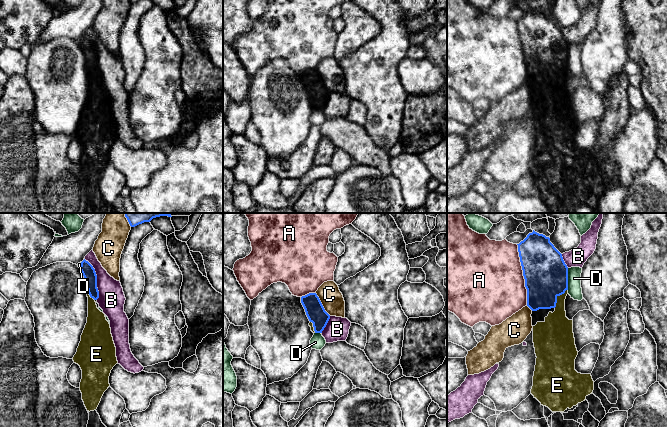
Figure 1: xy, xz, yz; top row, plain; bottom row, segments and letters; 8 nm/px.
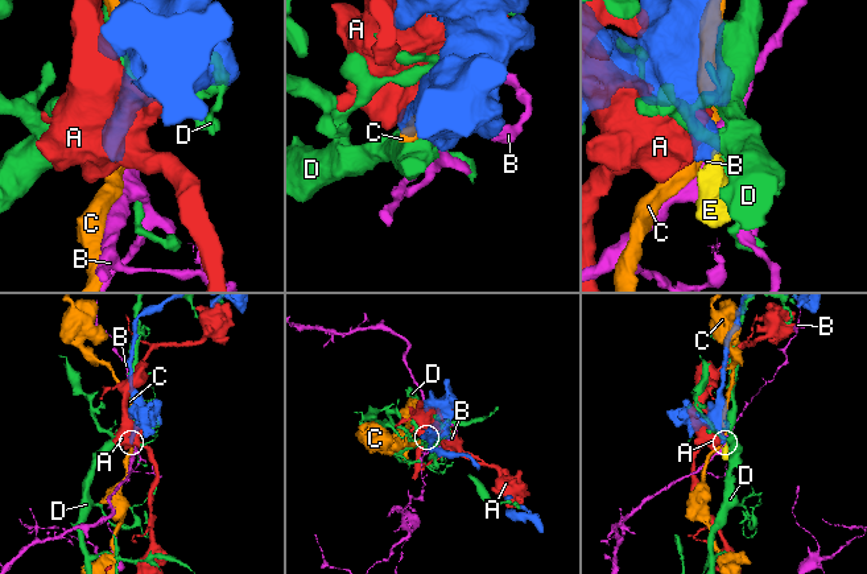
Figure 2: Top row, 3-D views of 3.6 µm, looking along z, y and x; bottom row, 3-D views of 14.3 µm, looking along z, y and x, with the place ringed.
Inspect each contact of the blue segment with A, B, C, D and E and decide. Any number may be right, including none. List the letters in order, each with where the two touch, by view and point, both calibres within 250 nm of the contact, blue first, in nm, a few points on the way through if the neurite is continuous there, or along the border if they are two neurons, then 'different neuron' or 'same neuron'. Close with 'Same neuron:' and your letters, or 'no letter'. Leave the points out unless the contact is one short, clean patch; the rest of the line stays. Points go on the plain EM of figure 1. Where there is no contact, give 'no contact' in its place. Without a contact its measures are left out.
A: meets blue in yz at (523, 50); 360 nm thick on the blue side, 500 nm on the other; different neuron
B: meets blue in xy at (96, 55); 100 nm thick on the blue side, 220 nm on the other; border along xy (84, 34), (92, 42), (96, 51), (97, 75); different neuron
C: meets blue in xz at (321, 80); 150 nm thick on the blue side, 180 nm on the other; different neuron
D: meets blue in yz at (567, 55); 360 nm thick on the blue side, 110 nm on the other; different neuron
E: meets blue in yz at (556, 73); 360 nm thick on the blue side, 240 nm on the other; runs through yz (546, 51), (547, 64), (556, 73), (558, 78), (557, 104); same neuron
Same neuron: E

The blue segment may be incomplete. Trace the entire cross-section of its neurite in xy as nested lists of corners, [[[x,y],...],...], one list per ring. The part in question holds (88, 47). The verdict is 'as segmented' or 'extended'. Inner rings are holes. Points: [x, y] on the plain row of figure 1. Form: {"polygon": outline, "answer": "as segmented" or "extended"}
{"polygon": [[[85,35],[79,44],[86,57],[88,93],[77,128],[72,135],[82,146],[79,164],[89,188],[84,213],[117,213],[117,206],[107,204],[96,187],[104,168],[110,162],[111,146],[118,139],[116,123],[110,100],[95,78],[99,74],[95,45]]], "answer": "extended"}

